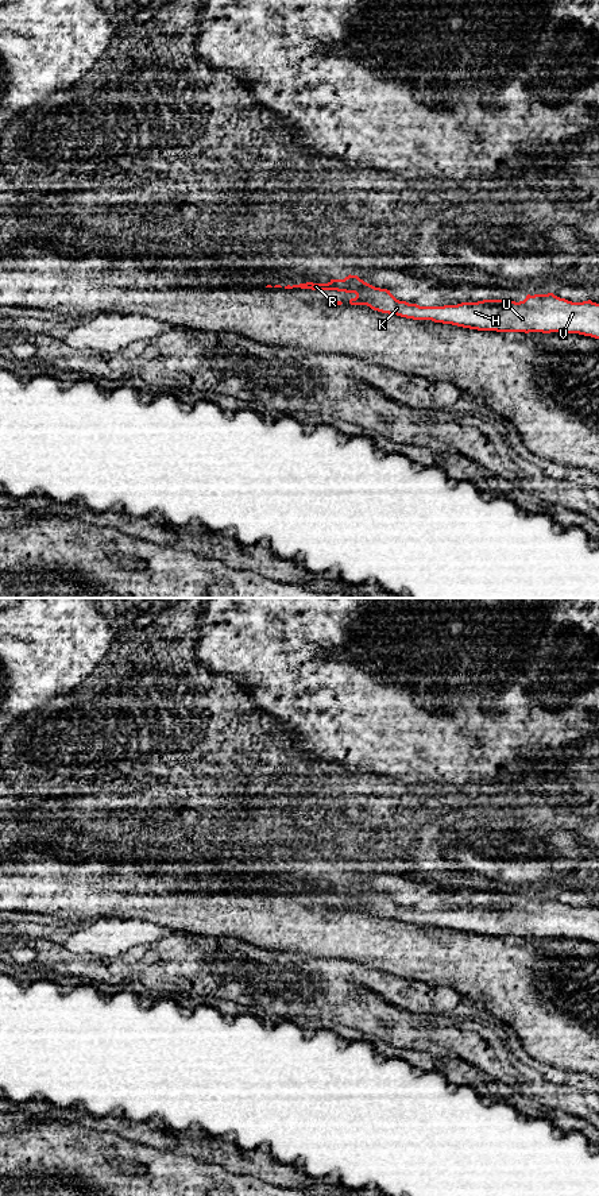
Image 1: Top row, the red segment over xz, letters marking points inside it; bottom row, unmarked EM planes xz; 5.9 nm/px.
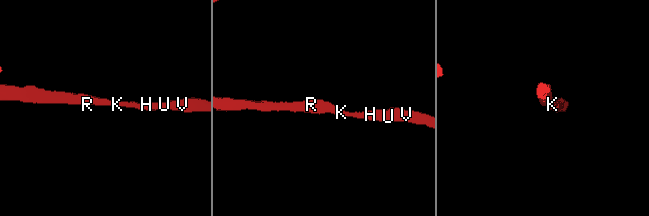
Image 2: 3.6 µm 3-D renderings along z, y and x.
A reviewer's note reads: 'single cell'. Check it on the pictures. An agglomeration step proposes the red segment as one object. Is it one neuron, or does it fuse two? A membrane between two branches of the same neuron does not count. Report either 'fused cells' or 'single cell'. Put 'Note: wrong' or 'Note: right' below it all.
single cell
Note: right

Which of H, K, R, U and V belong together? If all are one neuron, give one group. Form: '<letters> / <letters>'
H K R U V

